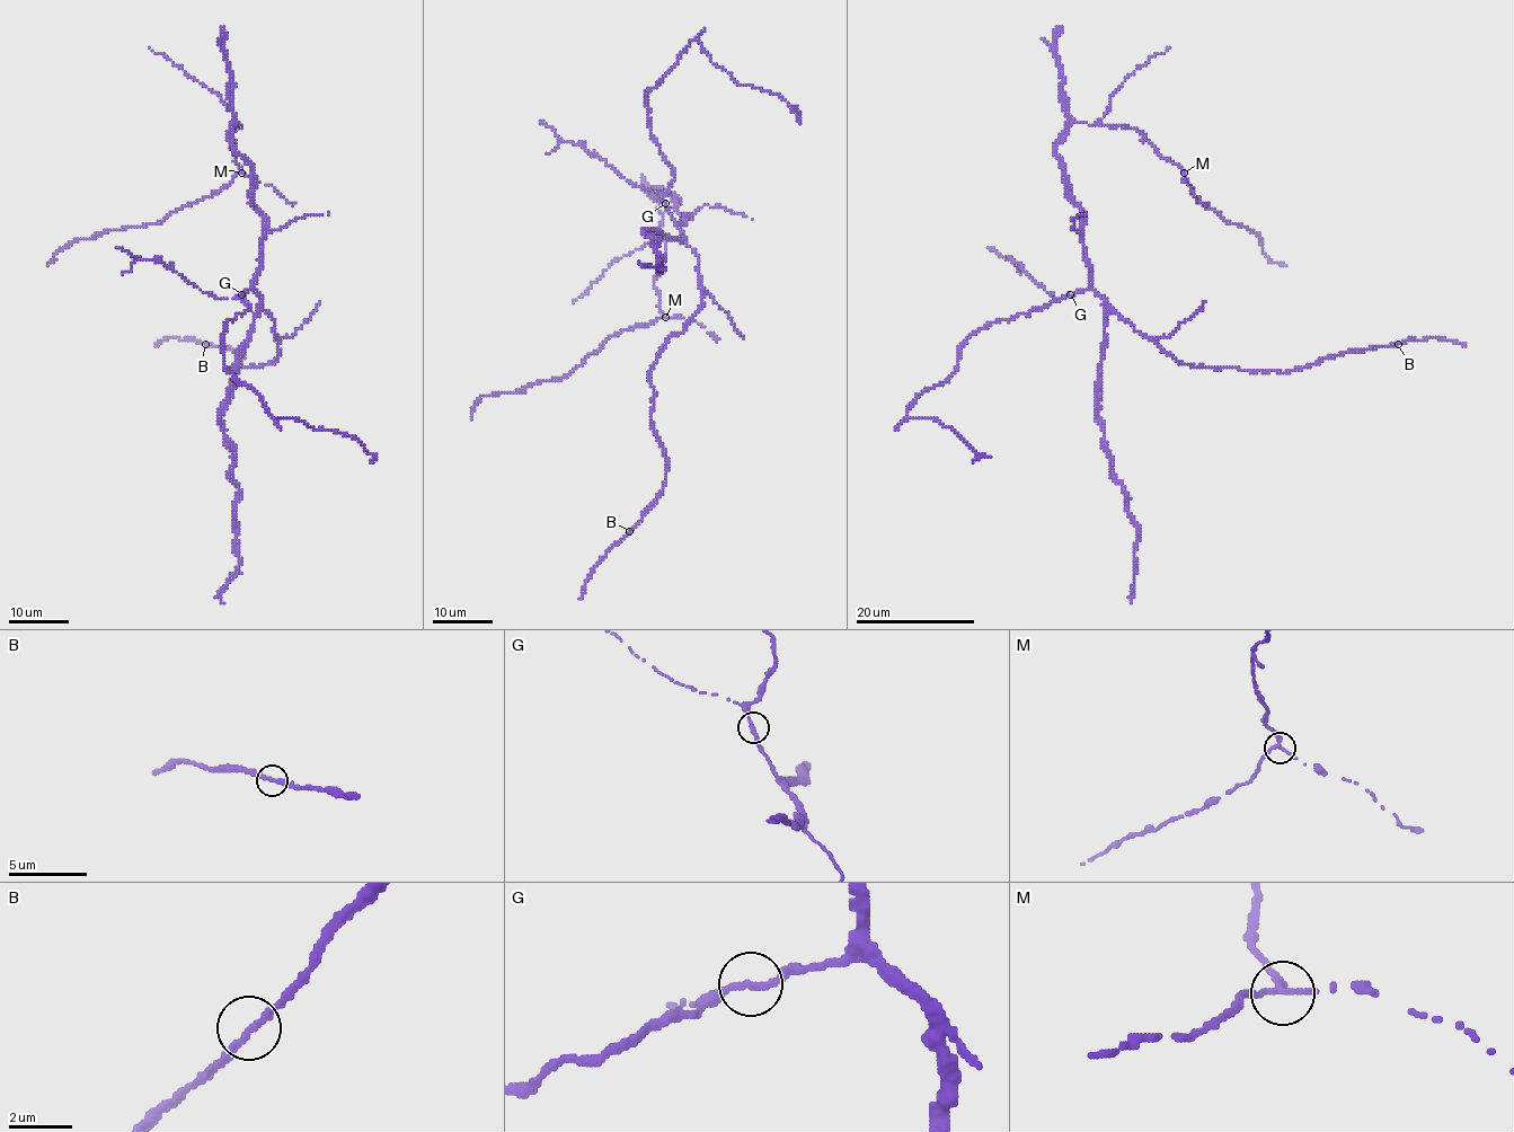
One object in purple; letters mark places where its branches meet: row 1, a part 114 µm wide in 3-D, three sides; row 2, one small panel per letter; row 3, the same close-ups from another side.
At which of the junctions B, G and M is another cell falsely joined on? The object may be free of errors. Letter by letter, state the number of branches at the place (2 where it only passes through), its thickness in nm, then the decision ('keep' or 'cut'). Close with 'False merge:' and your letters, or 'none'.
B: 2 branches meet; 280 nm thick; keep
G: 2 branches meet; 240 nm thick; keep
M: 2 branches meet; 280 nm thick; keep
False merge: none

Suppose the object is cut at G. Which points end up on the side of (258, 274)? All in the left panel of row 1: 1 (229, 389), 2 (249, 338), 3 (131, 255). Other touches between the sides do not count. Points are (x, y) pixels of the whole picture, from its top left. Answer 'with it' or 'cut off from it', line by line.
1: with it
2: with it
3: cut off from it

